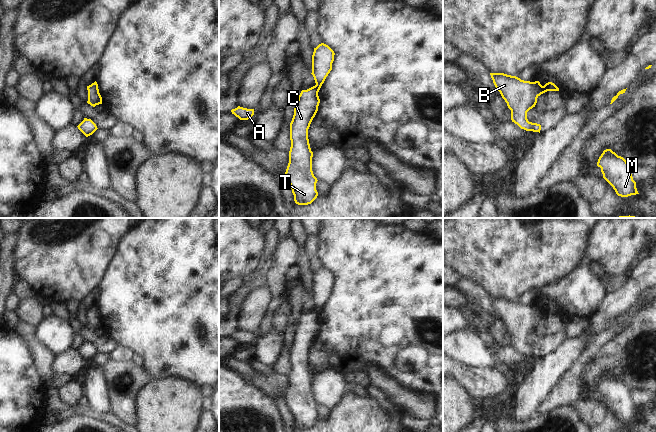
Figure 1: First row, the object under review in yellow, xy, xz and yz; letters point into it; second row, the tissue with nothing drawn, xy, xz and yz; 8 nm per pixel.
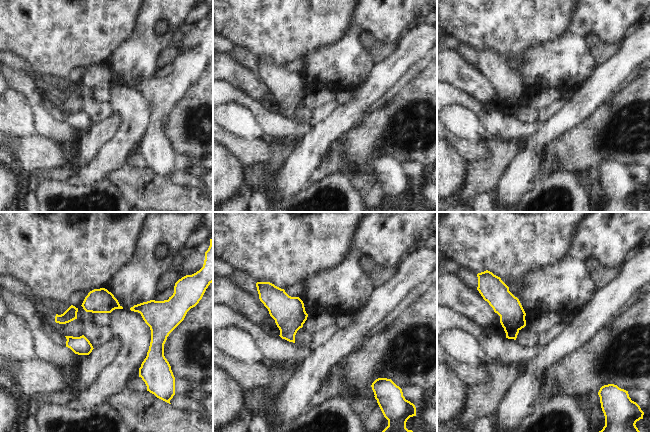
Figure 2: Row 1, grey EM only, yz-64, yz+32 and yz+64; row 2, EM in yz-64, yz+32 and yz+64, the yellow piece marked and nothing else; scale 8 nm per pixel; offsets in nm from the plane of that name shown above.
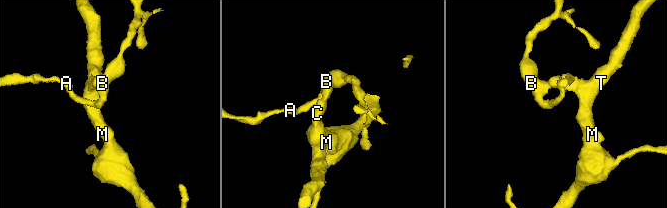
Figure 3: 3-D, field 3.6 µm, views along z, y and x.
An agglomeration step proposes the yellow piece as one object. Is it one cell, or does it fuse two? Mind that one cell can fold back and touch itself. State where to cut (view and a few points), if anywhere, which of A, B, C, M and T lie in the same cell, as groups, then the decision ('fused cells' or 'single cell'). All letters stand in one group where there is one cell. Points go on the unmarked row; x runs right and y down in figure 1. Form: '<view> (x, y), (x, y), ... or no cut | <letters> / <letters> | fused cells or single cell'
no cut | A B C M T | single cell

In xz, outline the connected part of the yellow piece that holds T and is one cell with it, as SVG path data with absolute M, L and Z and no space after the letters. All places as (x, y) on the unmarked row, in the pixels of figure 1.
M324 267L314 272L311 298L316 309L301 315L290 347L291 371L285 400L298 429L311 428L318 420L318 404L312 395L313 376L309 368L308 353L318 335L318 316L332 294L334 279L334 275Z

